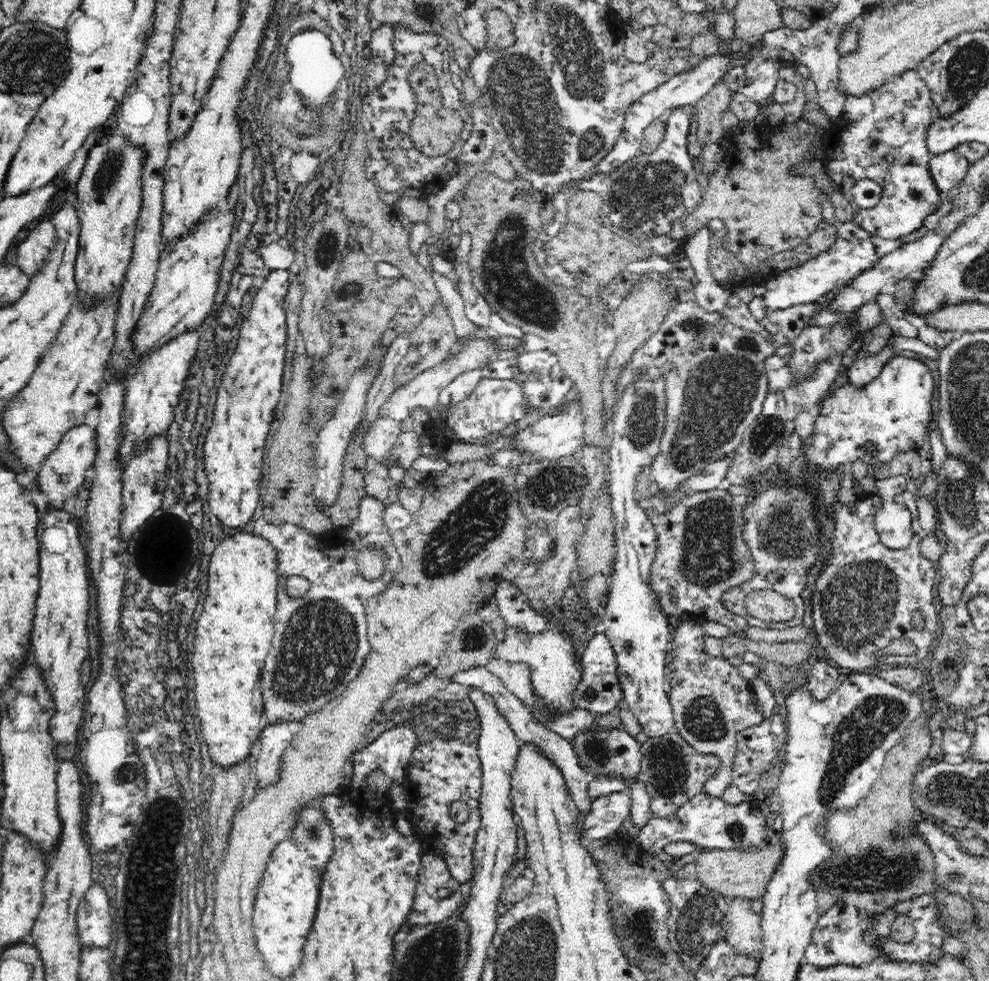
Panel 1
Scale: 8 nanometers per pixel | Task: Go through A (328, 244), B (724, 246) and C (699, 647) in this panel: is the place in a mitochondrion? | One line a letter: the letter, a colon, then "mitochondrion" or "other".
A: mitochondrion
B: other
C: other

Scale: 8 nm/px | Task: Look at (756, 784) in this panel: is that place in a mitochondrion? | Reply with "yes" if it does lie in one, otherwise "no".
no

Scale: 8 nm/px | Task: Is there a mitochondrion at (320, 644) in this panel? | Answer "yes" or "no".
yes

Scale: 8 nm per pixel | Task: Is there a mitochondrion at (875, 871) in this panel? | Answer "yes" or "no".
yes

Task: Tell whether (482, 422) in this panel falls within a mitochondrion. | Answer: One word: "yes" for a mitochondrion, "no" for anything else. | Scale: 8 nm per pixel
no

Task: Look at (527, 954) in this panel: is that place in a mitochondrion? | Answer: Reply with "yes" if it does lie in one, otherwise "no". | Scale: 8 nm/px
yes

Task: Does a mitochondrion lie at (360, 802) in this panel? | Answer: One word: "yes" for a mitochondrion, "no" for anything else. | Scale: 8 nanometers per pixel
no

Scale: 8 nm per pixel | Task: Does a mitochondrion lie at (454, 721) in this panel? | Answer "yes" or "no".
no

